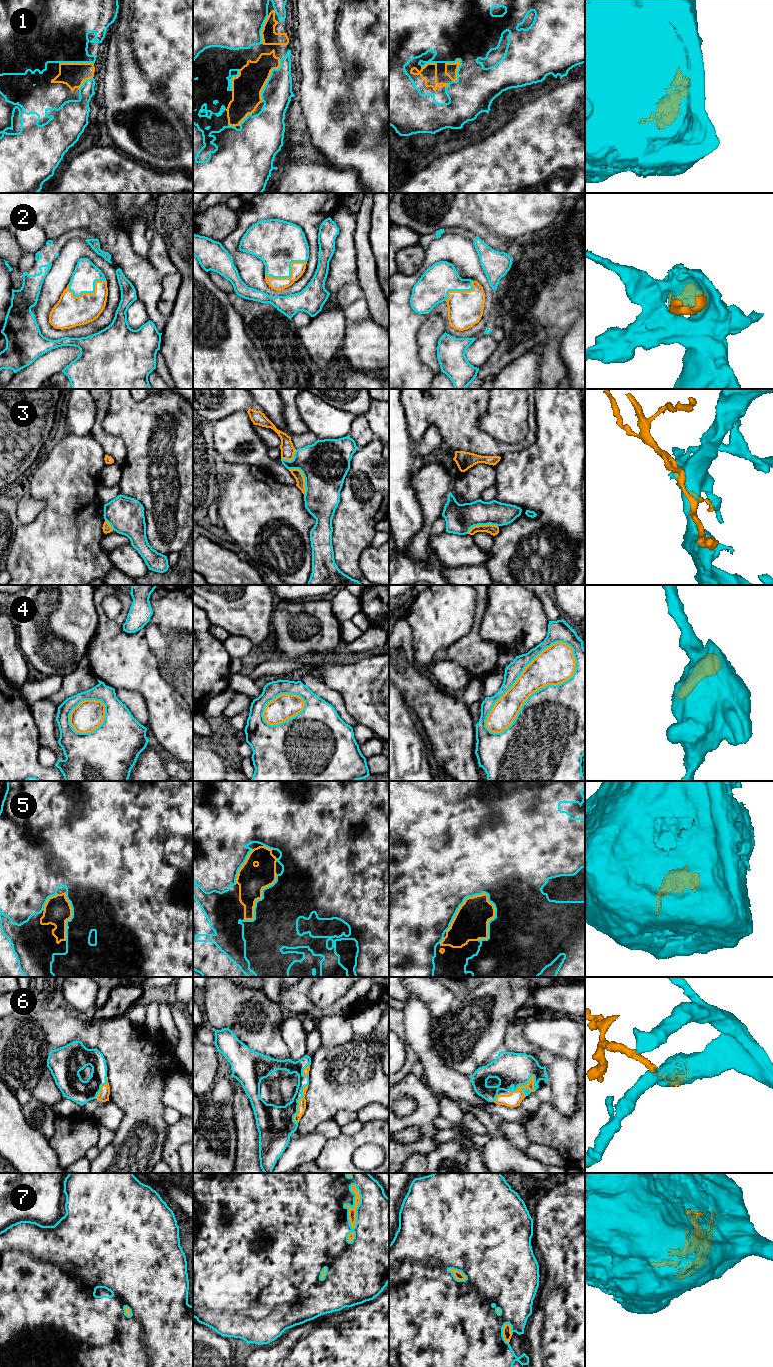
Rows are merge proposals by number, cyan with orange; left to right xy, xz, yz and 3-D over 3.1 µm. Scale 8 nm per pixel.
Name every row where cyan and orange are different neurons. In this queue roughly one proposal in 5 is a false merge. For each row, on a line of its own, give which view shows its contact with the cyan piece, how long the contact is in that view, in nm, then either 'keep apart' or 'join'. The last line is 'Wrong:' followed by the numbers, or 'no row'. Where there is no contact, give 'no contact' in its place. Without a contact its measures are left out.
1: meets cyan in xz; contact 380 nm long; join
2: meets cyan in xy; contact 320 nm long; join
3: meets cyan in xz; contact 260 nm long; keep apart
4: meets cyan in yz; contact 950 nm long; keep apart
5: meets cyan in yz; contact 460 nm long; join
6: meets cyan in yz; contact 240 nm long; join
7: meets cyan in xz; contact 360 nm long; join
Wrong: 3, 4

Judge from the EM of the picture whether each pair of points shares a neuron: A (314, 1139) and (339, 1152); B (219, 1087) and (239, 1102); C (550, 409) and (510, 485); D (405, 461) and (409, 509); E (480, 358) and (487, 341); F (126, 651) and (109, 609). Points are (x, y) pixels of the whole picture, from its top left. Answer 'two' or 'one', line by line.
A: two
B: two
C: one
D: one
E: one
F: two

